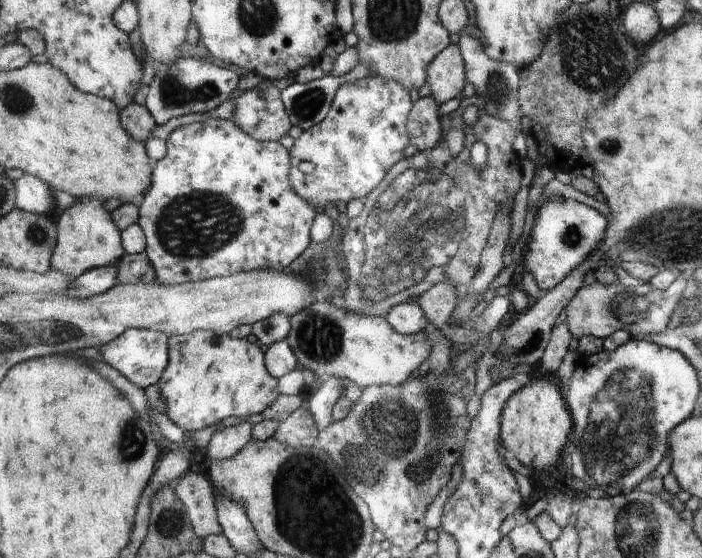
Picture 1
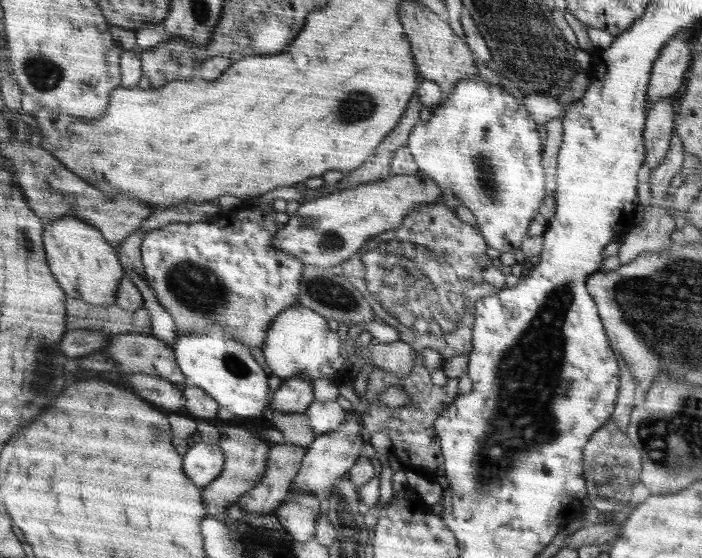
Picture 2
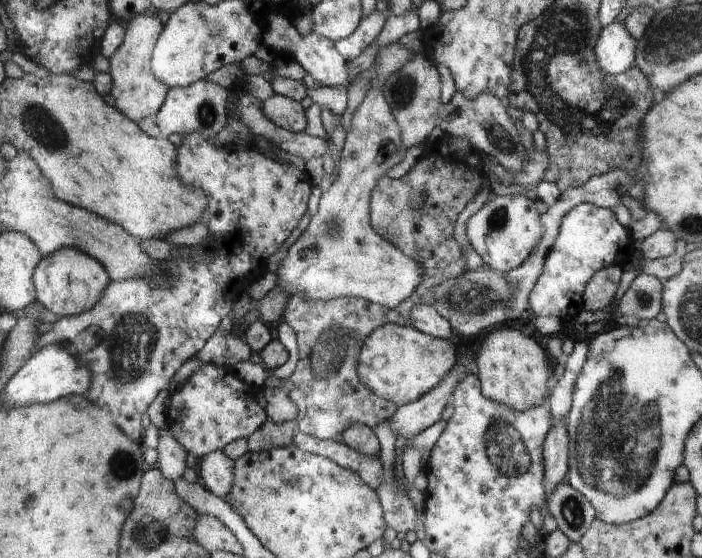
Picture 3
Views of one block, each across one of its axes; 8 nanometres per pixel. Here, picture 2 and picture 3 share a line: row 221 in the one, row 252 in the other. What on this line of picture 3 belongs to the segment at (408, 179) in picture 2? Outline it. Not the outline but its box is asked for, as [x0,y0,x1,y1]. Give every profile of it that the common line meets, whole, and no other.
[276,42,423,308]

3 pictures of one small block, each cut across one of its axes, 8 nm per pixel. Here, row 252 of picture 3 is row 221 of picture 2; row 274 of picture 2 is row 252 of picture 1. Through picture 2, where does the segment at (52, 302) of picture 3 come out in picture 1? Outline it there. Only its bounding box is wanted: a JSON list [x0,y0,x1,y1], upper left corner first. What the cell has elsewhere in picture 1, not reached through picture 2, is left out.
[52,197,123,280]

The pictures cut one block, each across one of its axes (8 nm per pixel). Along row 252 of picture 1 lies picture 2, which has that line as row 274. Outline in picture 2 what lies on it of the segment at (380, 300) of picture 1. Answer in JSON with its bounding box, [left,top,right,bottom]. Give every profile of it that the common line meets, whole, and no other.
[342,203,500,359]

